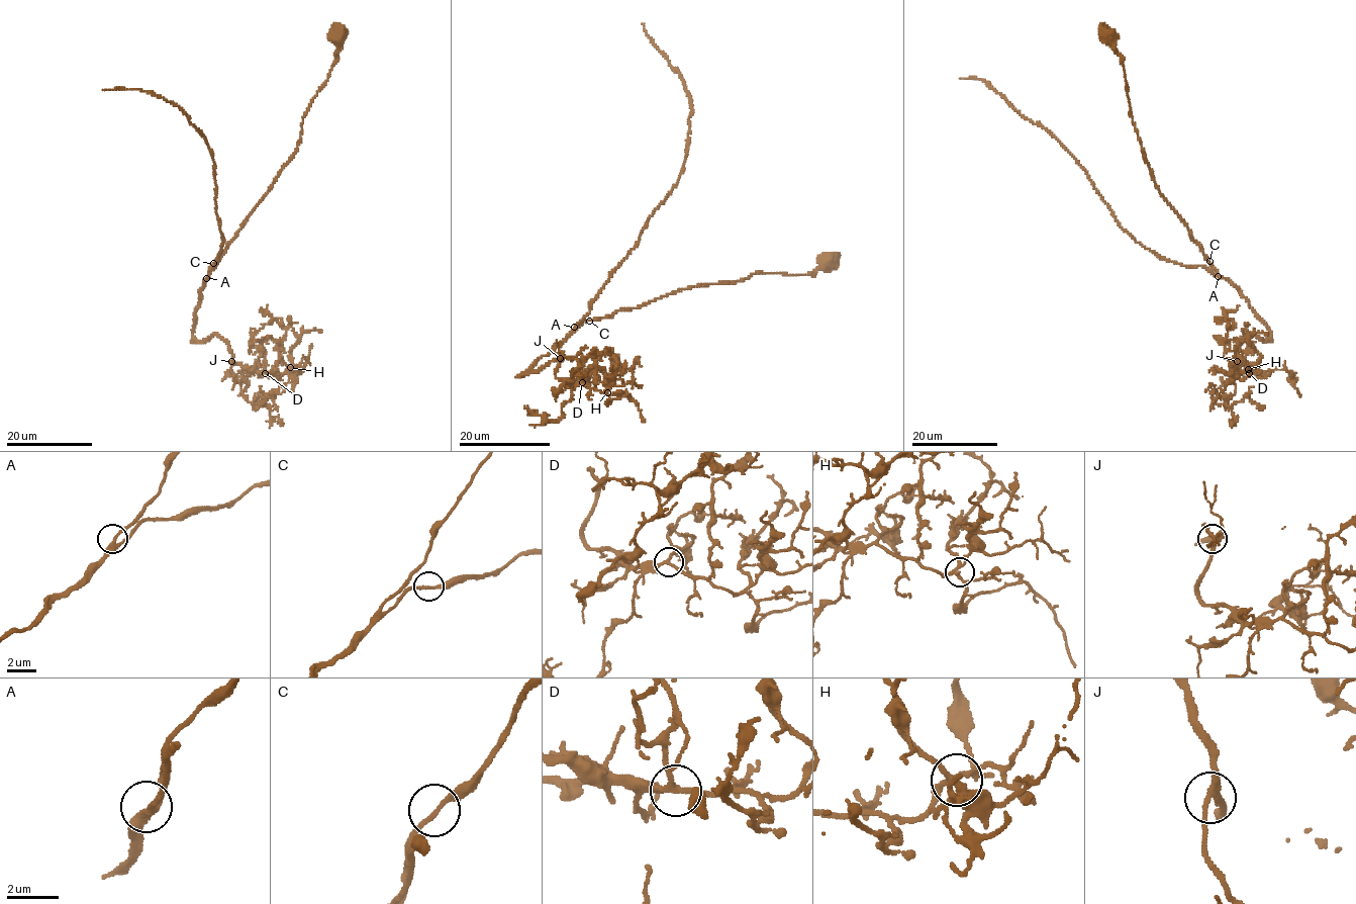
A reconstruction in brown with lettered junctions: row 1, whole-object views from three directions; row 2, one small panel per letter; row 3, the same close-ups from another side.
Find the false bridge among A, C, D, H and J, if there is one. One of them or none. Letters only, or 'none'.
none

